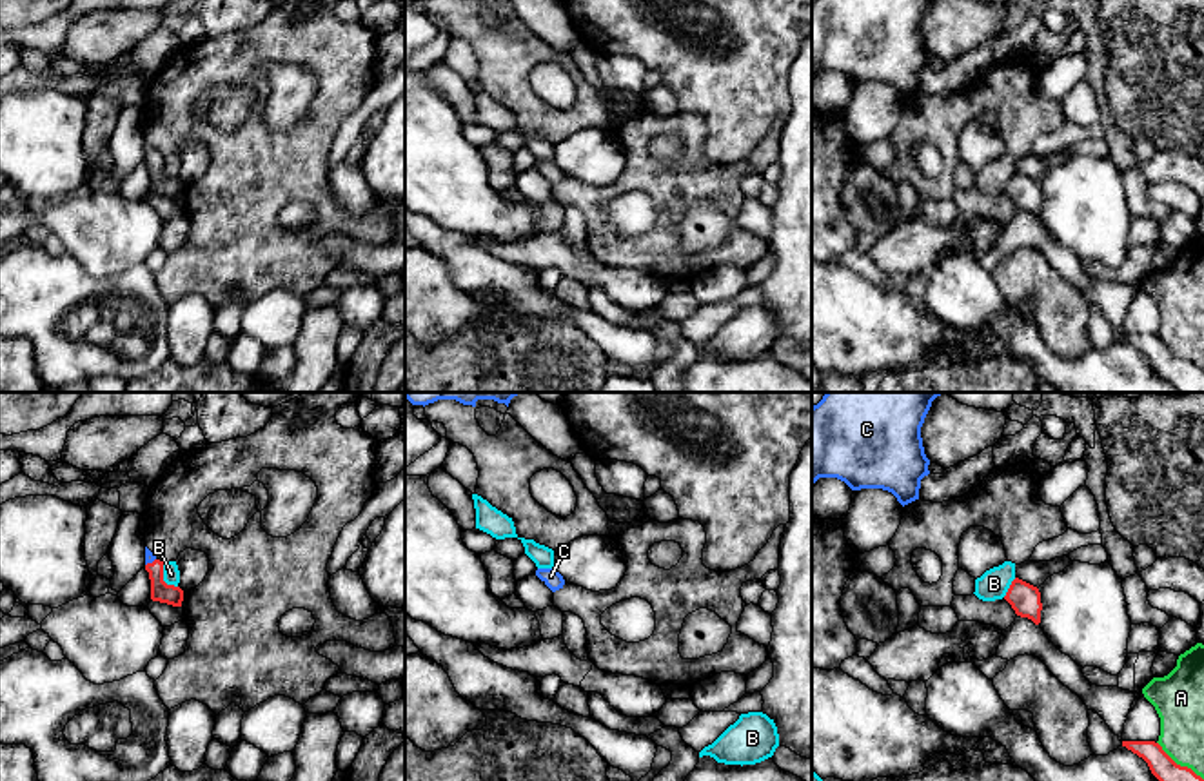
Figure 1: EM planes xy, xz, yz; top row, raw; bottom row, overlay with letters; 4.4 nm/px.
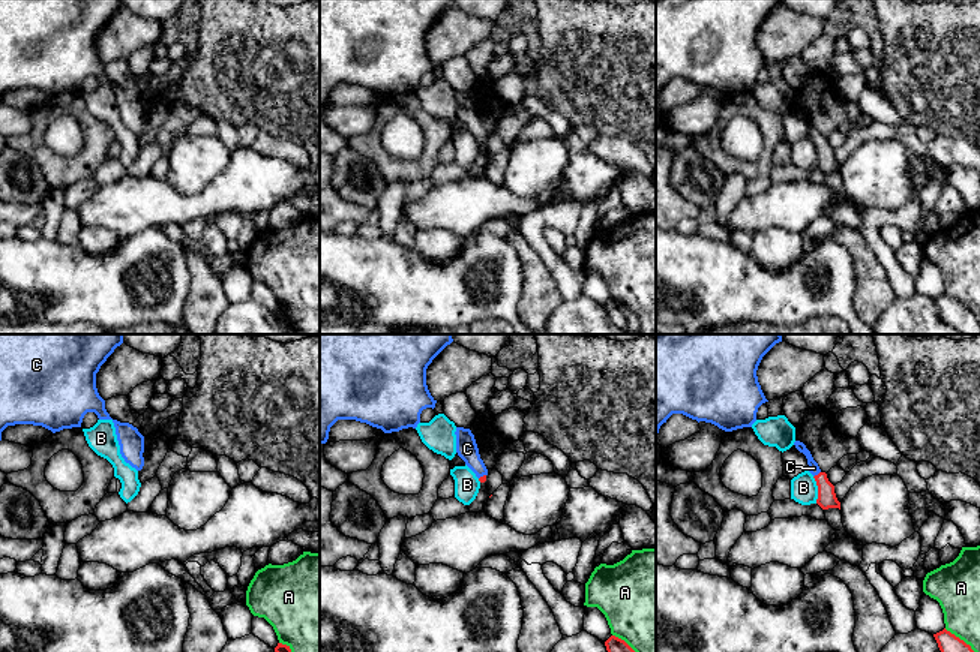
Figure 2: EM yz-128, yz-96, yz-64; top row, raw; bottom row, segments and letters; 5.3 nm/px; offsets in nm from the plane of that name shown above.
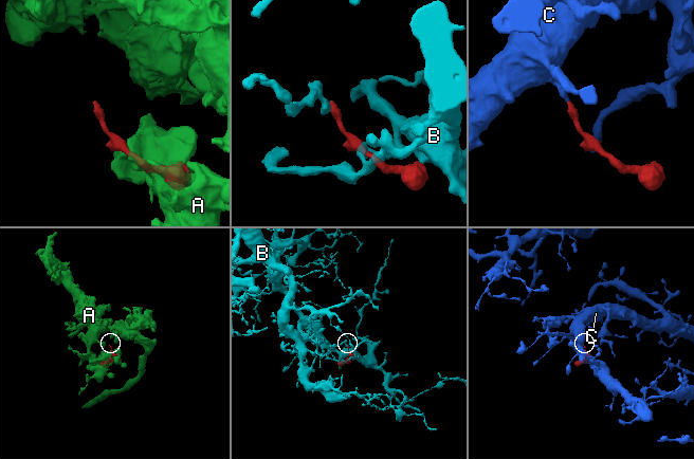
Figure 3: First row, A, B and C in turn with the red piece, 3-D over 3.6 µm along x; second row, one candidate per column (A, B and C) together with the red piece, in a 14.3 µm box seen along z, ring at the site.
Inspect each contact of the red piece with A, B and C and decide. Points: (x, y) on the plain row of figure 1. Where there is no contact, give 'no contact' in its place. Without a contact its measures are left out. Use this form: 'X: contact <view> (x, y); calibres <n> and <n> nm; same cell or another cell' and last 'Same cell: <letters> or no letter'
A: contact yz (1179, 358); calibres 130 and 200 nm; another cell
B: contact xy (162, 171); calibres 90 and 80 nm; another cell
C: contact xy (149, 157); calibres 90 and 50 nm; same cell
Same cell: C

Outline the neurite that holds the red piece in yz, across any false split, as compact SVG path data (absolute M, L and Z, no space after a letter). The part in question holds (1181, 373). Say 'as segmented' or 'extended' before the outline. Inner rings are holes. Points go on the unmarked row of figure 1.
as segmented; M1122 334L1122 340L1142 351L1151 367L1173 383L1179 392L1204 392L1204 372L1191 361L1177 358L1155 334Z

